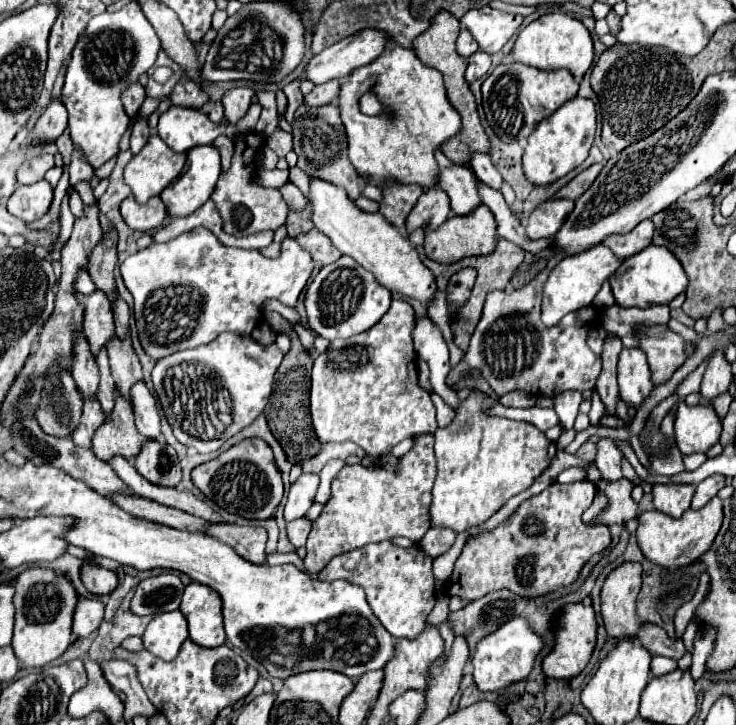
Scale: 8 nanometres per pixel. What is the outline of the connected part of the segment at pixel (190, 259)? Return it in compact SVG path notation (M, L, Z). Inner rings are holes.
M195 227L167 243L151 243L147 249L129 255L121 263L121 275L125 287L129 289L135 301L133 315L139 331L139 341L145 353L155 361L173 355L177 351L207 345L223 331L239 333L241 337L251 335L251 331L261 321L261 305L267 299L277 299L293 307L297 303L301 289L311 277L311 271L313 271L311 255L305 249L301 249L291 237L285 239L285 253L281 253L277 259L267 259L259 251L221 245L221 241L215 239L215 235L203 227Z

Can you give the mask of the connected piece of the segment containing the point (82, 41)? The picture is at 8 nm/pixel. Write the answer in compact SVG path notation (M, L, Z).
M135 1L117 13L105 11L93 17L79 37L71 53L61 97L69 113L71 139L85 151L87 161L95 169L119 155L121 137L129 127L129 117L121 103L121 91L153 67L159 49L159 37Z

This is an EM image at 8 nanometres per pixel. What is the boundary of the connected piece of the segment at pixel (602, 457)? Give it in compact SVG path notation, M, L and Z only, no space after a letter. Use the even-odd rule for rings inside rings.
M601 437L597 441L597 457L595 457L595 465L601 471L601 479L607 481L617 481L621 477L621 451L617 449L617 445L613 443L613 439Z

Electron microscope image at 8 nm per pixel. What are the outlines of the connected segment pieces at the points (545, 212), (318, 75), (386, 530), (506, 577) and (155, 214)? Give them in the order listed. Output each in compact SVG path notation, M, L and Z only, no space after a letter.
M551 199L537 205L535 211L529 215L527 221L527 237L529 239L543 239L553 237L559 227L563 227L567 215L575 207L573 201L567 199Z
M363 29L343 41L323 49L307 63L305 79L315 85L327 83L331 79L347 77L353 69L371 63L381 55L385 45L385 33L377 29Z
M423 433L423 437L413 437L413 447L407 455L401 457L401 465L397 469L367 469L363 465L345 465L339 475L333 479L331 483L331 499L325 503L323 507L323 513L317 517L317 521L313 523L313 529L309 533L309 539L307 539L307 555L305 555L305 571L311 573L311 575L317 575L335 555L341 555L341 553L347 553L347 551L353 551L353 549L359 549L367 543L379 543L379 541L385 541L385 539L391 539L391 537L397 537L397 535L403 535L403 537L409 537L409 539L421 539L421 535L427 533L429 525L431 525L431 515L429 515L429 507L431 507L431 497L429 497L429 491L432 491L435 481L435 454L434 454L434 435L433 433Z
M587 479L571 483L571 485L563 485L563 483L555 481L539 495L523 501L513 511L513 515L507 521L503 521L499 527L495 527L493 531L483 531L475 537L469 537L463 547L461 557L455 563L453 575L447 581L447 595L461 595L463 599L475 601L495 589L507 587L521 597L535 599L539 595L557 591L559 587L573 583L577 579L581 567L585 565L585 561L593 553L603 551L611 543L609 531L593 531L581 519L581 515L591 507L595 493L597 493L595 485Z
M129 195L121 203L121 215L133 231L149 231L163 223L163 219L167 217L167 211L159 197L151 197L151 201L147 201L147 205L139 205L133 199L133 195Z

